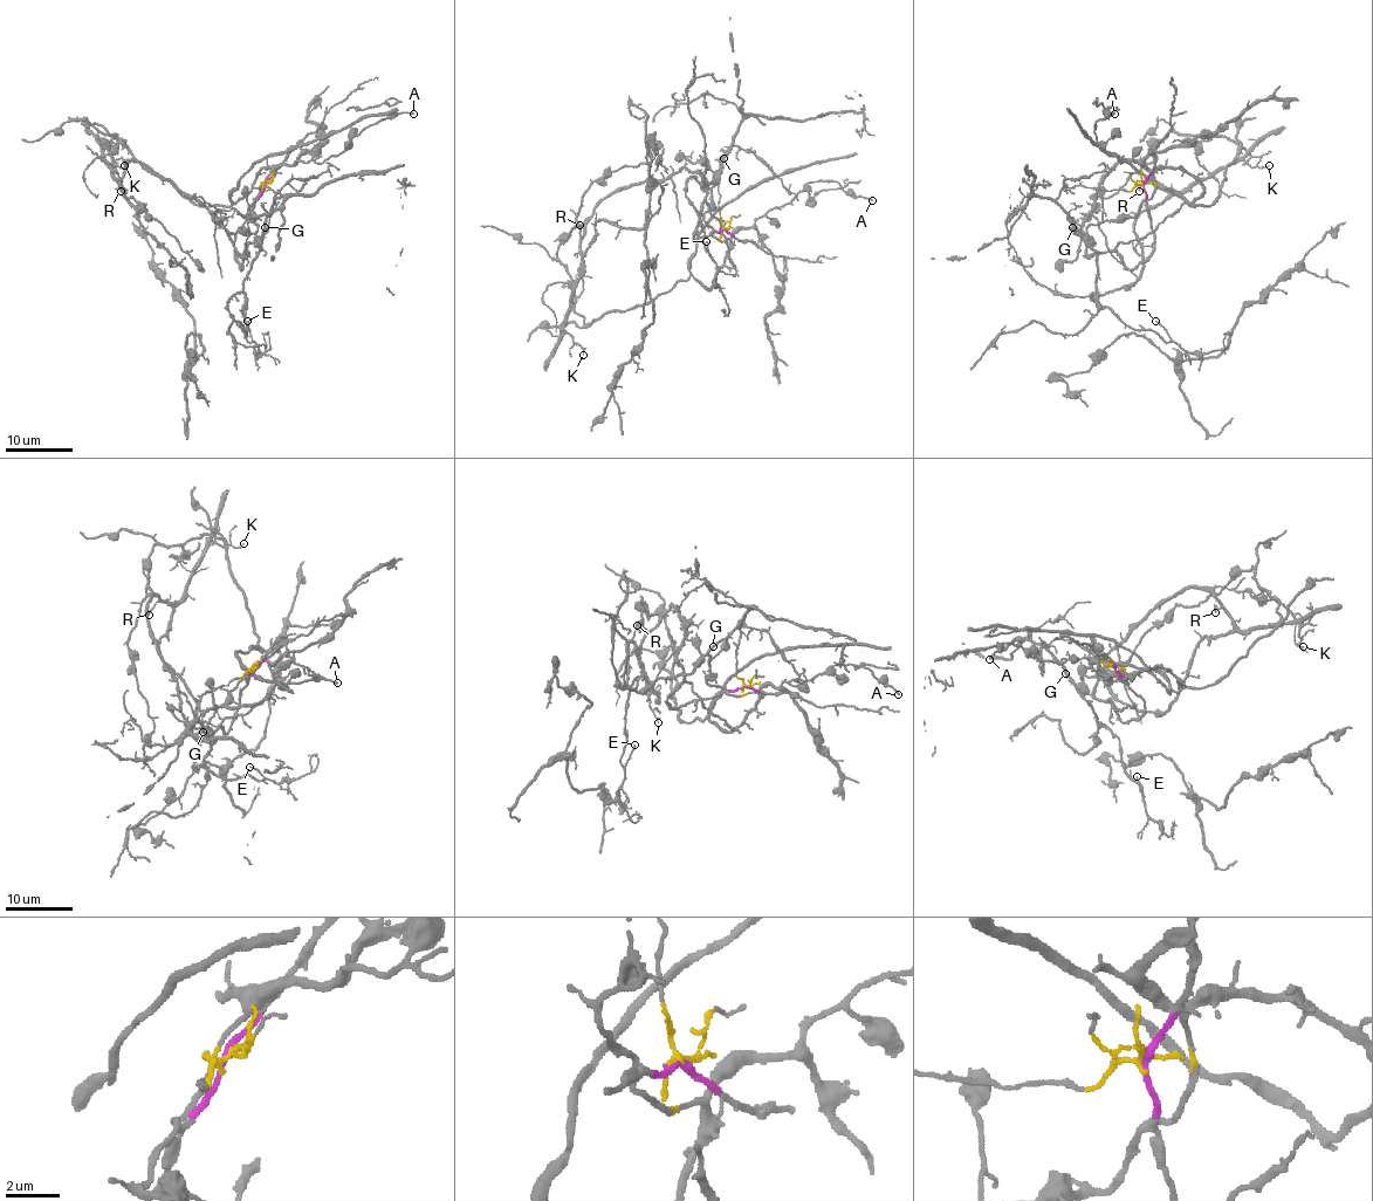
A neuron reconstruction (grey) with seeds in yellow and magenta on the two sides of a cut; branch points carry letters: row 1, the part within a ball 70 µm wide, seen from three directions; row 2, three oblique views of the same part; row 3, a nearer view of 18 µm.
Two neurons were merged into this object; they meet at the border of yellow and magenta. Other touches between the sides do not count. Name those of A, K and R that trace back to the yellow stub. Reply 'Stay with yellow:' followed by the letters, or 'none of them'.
Stay with yellow: A

